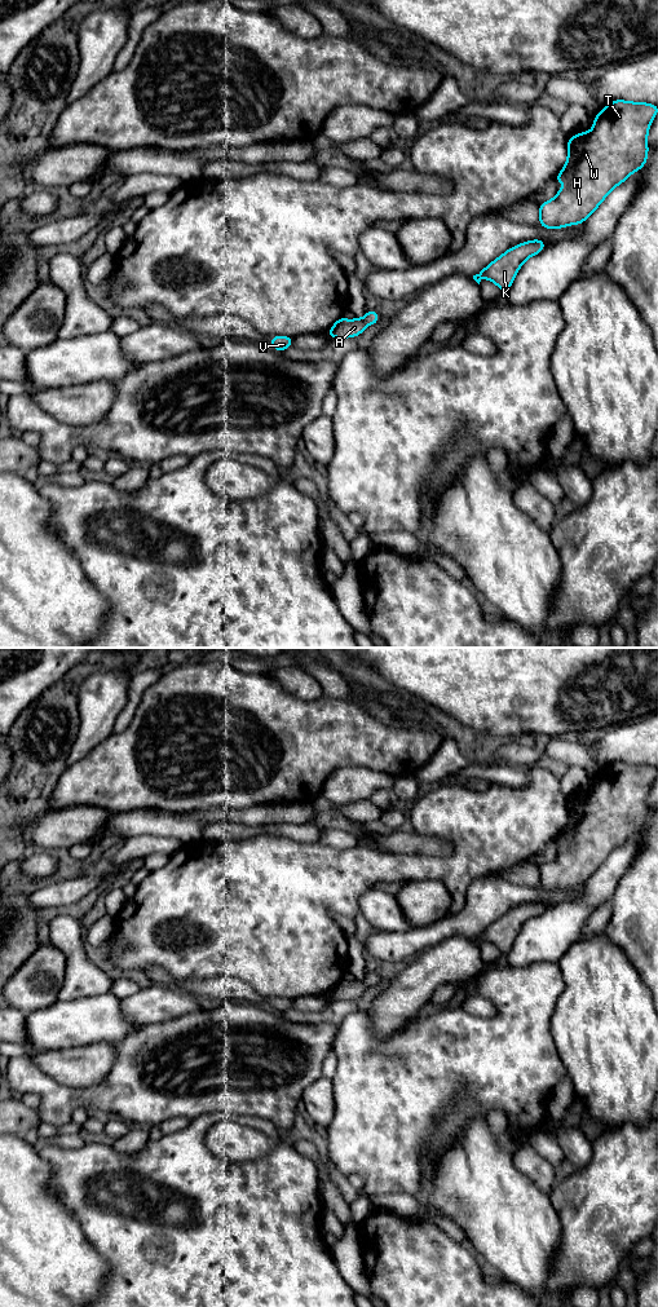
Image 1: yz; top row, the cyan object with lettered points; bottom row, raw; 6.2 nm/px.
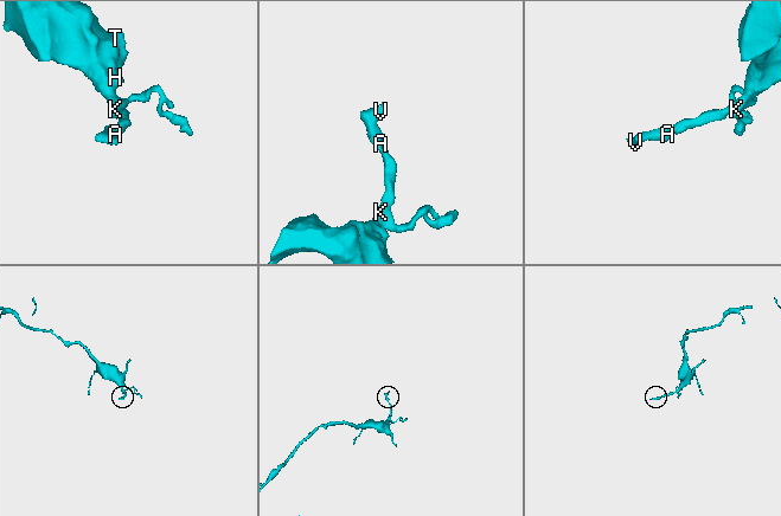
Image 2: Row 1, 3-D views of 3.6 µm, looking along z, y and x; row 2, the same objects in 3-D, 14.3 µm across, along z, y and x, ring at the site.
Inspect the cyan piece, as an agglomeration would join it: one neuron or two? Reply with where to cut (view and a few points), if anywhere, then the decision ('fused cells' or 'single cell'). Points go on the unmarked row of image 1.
cut none; single cell

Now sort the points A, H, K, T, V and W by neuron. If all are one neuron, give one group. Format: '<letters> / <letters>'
A H K T V W

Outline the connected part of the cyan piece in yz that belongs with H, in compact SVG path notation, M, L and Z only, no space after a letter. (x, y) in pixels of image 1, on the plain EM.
M615 761L604 768L601 774L592 781L593 792L587 791L583 795L568 799L568 822L555 842L557 845L565 845L566 836L571 834L575 844L561 849L553 861L539 866L539 887L546 891L561 891L584 884L614 849L624 844L630 836L640 833L648 822L646 800L657 774L658 768L653 765Z

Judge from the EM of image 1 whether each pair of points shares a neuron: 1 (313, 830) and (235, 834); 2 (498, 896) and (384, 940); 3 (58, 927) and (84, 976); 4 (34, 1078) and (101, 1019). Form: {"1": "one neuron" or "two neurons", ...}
{"1": "one neuron", "2": "one neuron", "3": "one neuron", "4": "two neurons"}

